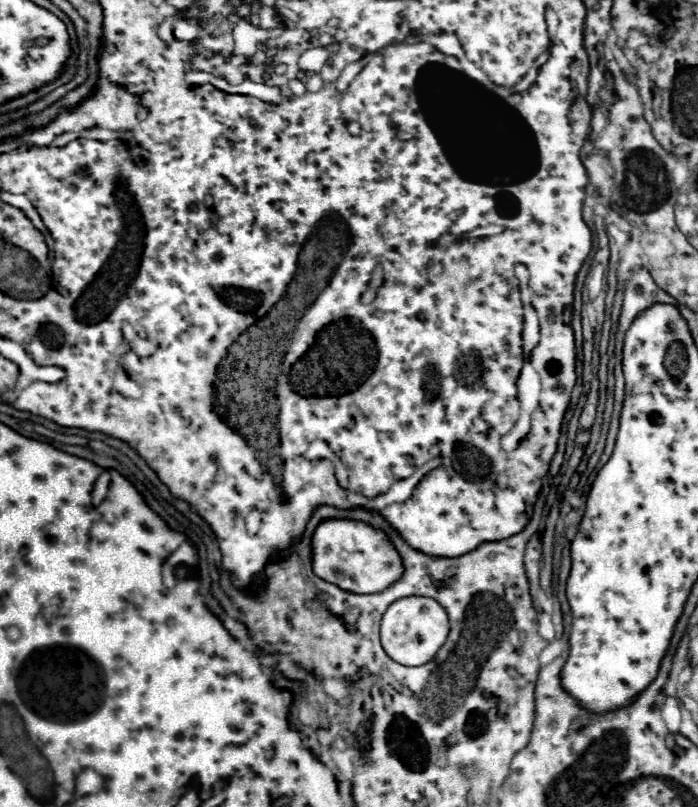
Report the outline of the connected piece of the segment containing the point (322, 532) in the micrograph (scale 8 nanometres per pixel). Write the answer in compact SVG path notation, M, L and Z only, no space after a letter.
M330 519L320 523L312 537L312 567L318 577L352 593L376 593L402 575L400 553L388 537L360 521Z

